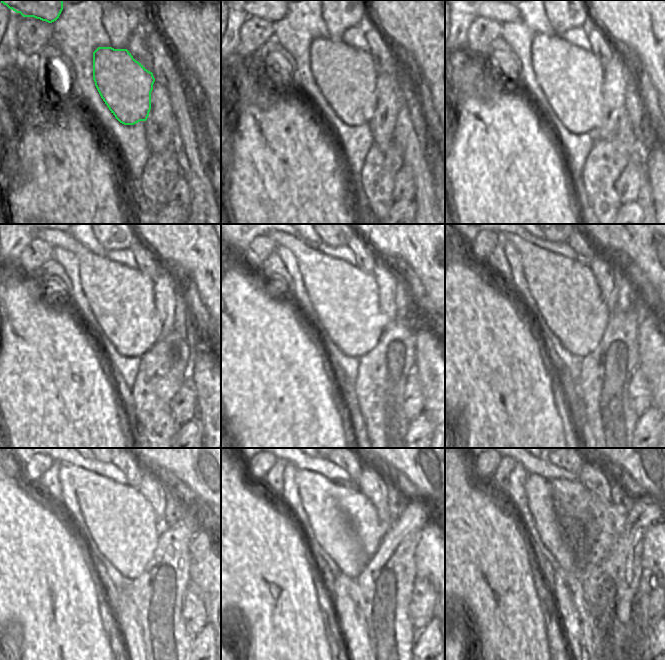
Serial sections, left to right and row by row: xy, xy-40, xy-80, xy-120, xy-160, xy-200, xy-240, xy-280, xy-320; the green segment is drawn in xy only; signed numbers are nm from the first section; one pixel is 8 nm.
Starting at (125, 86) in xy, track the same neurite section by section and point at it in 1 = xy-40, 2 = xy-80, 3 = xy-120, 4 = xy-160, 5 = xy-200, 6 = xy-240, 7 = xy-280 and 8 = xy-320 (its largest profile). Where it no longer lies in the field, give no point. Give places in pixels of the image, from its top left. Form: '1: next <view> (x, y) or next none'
1: next xy-40 (347, 78)
2: next xy-80 (571, 78)
3: next xy-120 (122, 300)
4: next xy-160 (346, 299)
5: next xy-200 (568, 296)
6: next xy-240 (122, 523)
7: next xy-280 (345, 523)
8: next xy-320 (537, 489)

